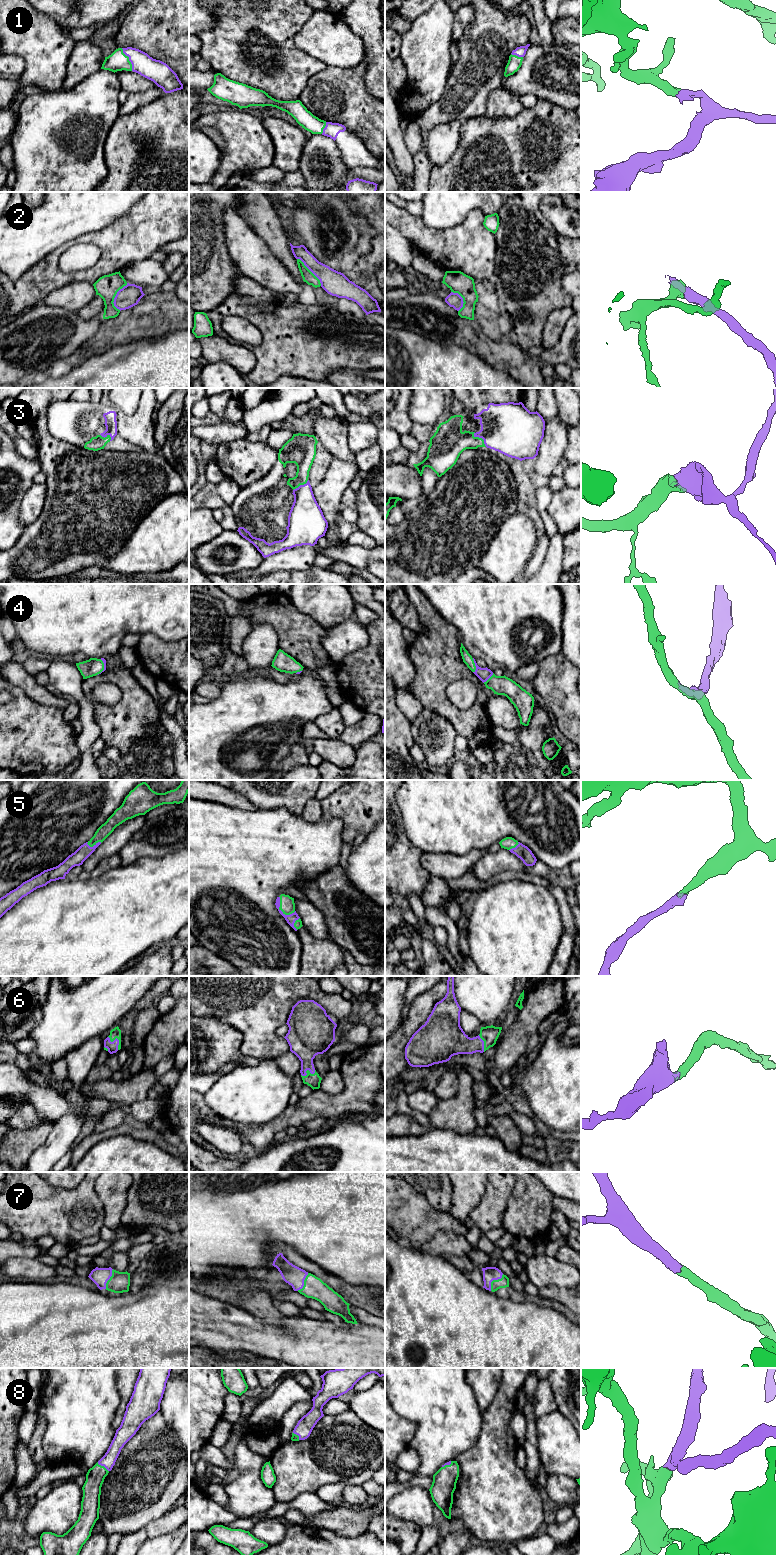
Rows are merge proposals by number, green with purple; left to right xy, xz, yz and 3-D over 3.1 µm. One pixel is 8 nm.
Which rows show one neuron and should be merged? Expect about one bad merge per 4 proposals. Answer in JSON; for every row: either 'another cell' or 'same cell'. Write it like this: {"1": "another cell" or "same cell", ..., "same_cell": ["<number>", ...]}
{"1": "same cell", "2": "another cell", "3": "same cell", "4": "same cell", "5": "same cell", "6": "same cell", "7": "same cell", "8": "same cell", "same_cell": ["1", "3", "4", "5", "6", "7", "8"]}

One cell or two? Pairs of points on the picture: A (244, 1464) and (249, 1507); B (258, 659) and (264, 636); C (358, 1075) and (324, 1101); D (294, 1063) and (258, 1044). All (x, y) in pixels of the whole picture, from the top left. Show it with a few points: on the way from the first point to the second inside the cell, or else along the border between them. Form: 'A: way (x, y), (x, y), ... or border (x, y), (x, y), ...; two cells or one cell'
A: way (250, 1473), (249, 1496); one cell
B: way (259, 653), (262, 642); one cell
C: way (355, 1085), (339, 1101), (334, 1101); one cell
D: border (289, 1050), (274, 1058); two cells

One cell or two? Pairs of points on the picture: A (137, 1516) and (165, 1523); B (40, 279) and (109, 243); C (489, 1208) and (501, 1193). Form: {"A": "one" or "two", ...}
{"A": "two", "B": "one", "C": "one"}

